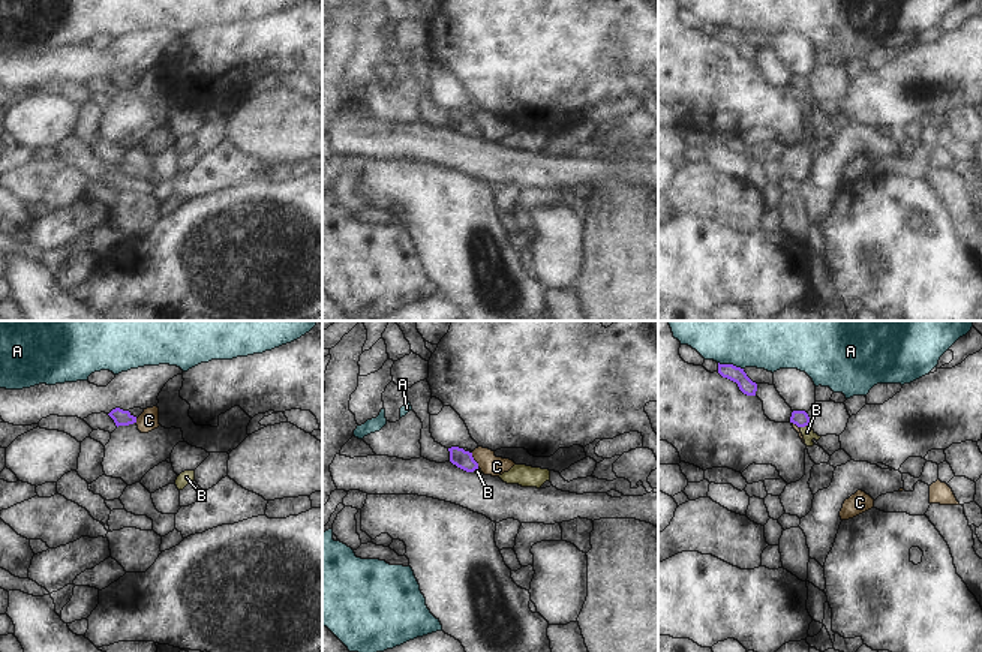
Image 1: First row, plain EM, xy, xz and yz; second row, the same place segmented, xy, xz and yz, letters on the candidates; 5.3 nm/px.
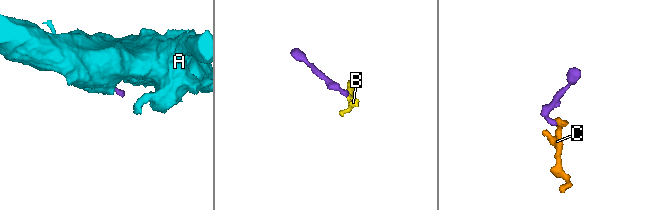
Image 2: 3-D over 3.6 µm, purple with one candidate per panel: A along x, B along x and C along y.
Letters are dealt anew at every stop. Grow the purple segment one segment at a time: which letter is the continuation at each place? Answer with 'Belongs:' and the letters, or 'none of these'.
Belongs: B.

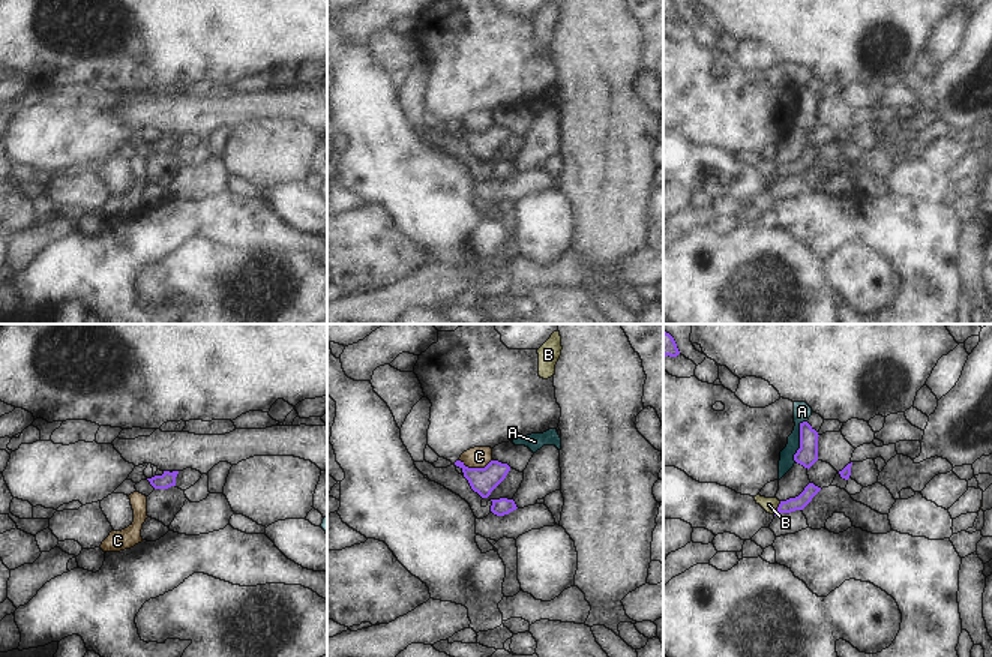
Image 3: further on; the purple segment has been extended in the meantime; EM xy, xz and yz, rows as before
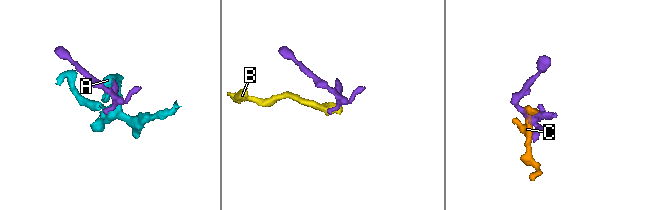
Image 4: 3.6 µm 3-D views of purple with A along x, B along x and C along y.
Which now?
Belongs: none of these.

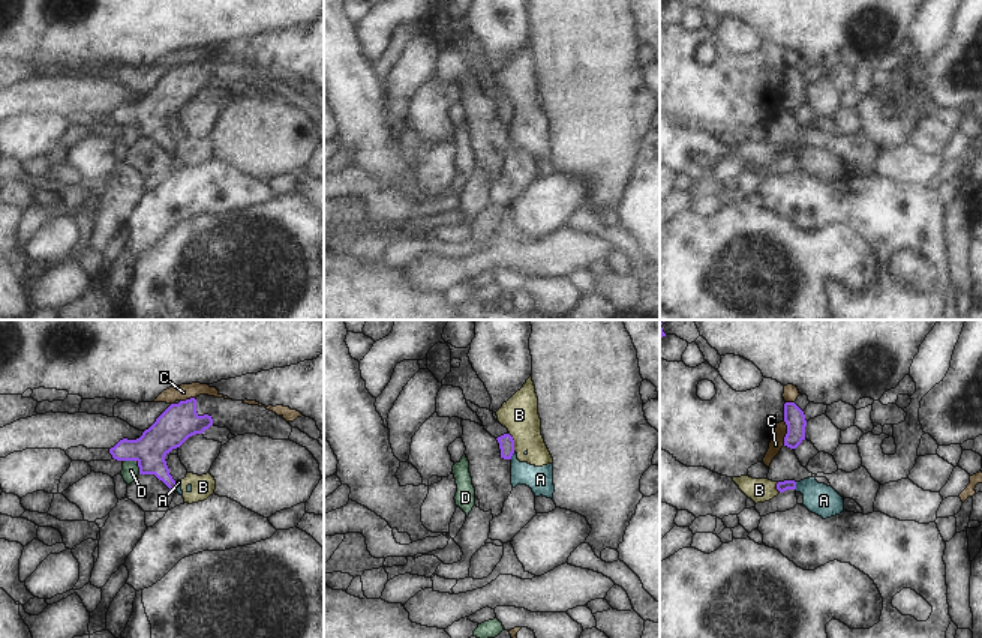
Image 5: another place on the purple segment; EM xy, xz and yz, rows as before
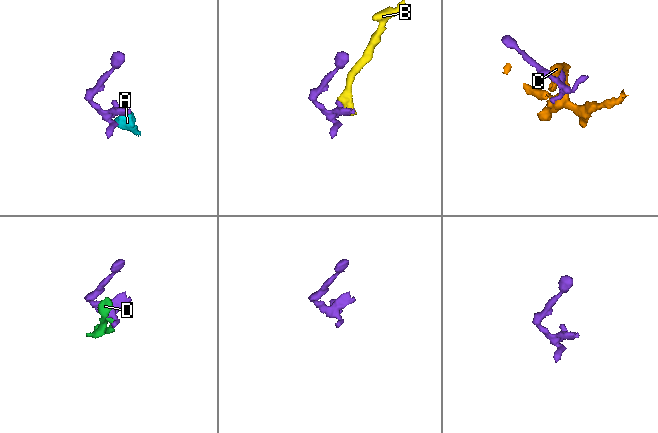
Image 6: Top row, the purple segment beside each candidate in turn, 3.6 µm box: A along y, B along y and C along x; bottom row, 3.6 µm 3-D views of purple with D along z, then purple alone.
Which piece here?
Belongs: none of these.

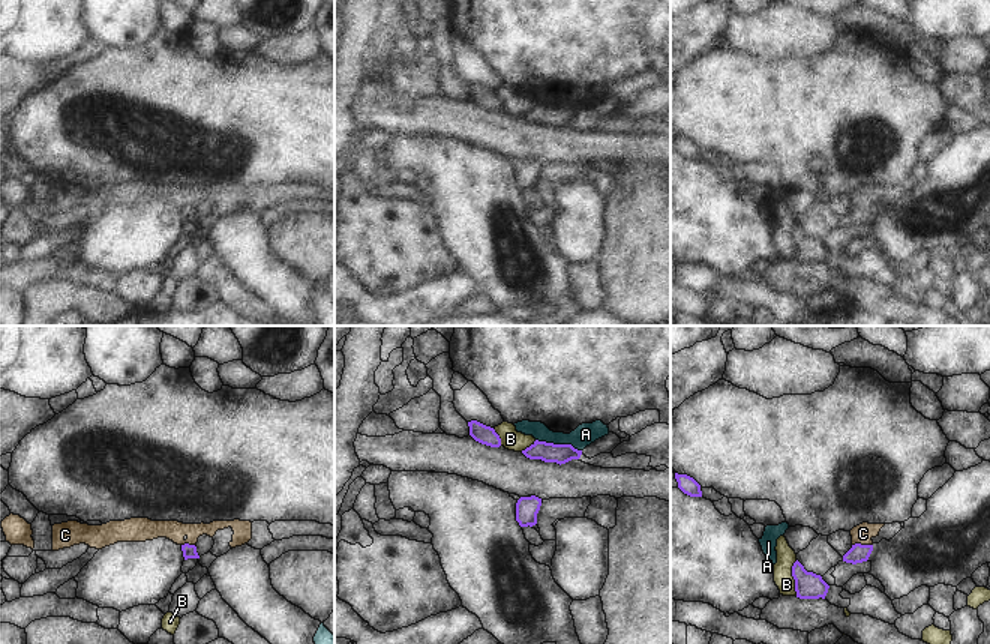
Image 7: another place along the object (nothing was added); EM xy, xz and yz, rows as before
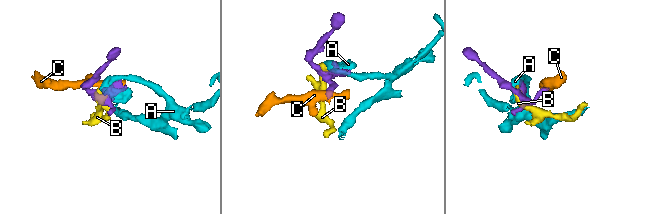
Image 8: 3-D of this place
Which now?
Belongs: C.

